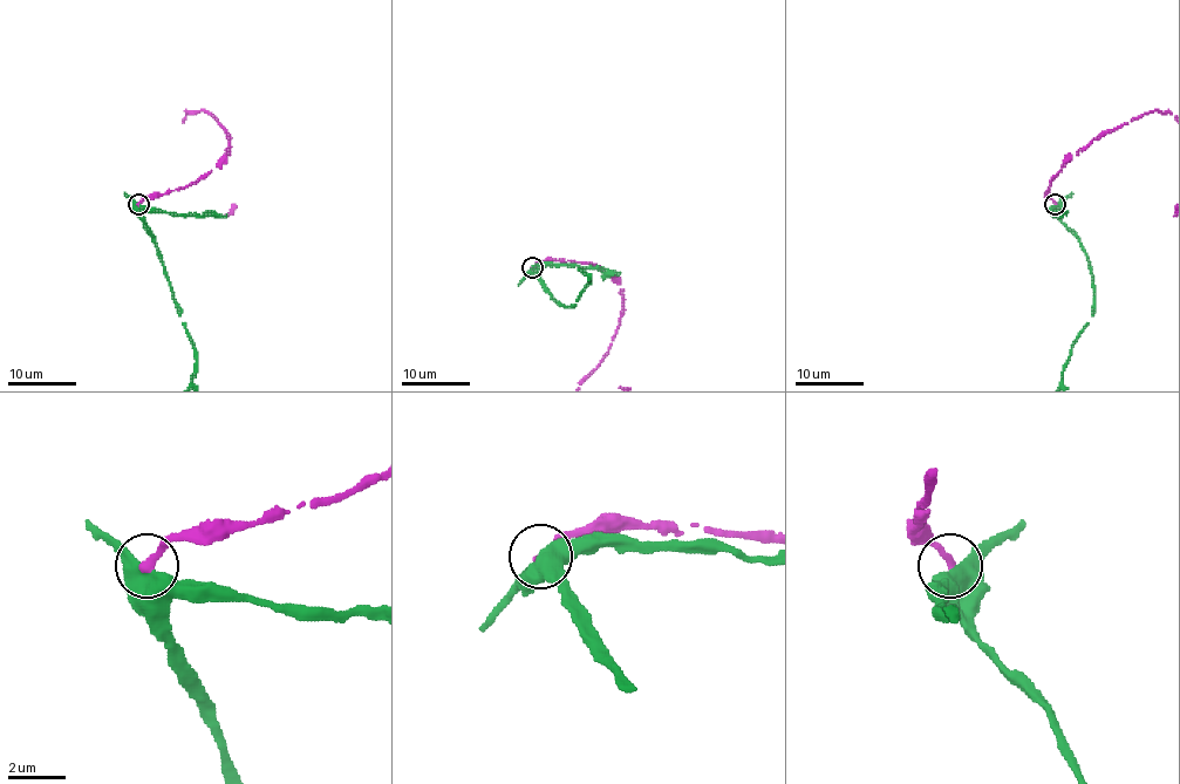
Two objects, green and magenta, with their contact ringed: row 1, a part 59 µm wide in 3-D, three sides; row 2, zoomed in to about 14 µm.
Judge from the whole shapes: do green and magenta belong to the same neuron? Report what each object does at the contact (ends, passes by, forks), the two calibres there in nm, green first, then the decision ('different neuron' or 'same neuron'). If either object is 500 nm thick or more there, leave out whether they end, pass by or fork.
green passes by; magenta ends there; 420 nm thick on the green side, 280 nm on the other; different neuron

